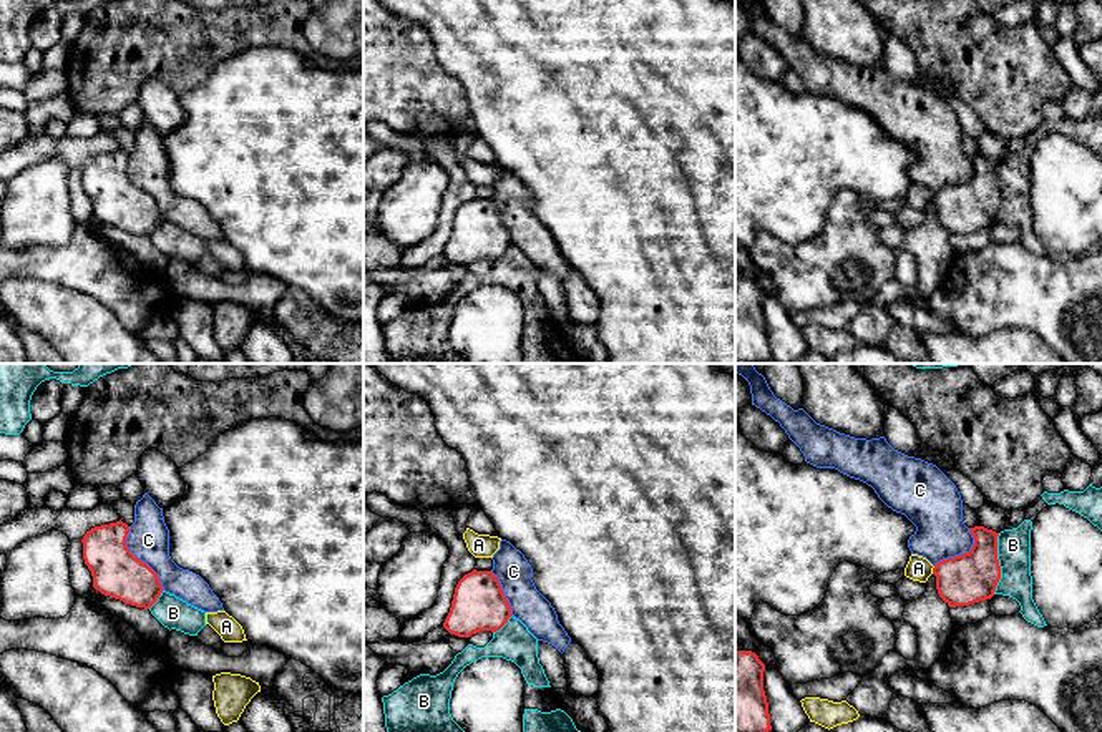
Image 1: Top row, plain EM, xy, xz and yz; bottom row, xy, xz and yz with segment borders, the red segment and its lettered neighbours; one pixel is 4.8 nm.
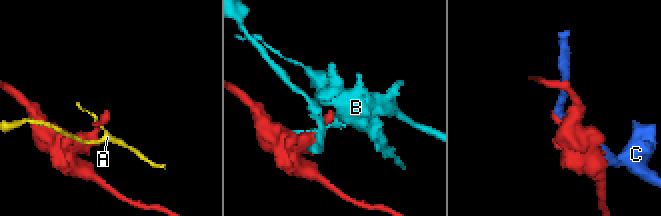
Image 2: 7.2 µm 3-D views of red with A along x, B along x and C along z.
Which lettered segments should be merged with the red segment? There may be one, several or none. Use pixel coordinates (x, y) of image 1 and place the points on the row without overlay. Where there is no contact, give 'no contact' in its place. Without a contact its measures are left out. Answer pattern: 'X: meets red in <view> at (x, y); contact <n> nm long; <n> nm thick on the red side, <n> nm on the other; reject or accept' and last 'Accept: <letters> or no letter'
A: meets red in yz at (933, 198); contact 40 nm long; 240 nm thick on the red side, 120 nm on the other; reject
B: meets red in yz at (998, 191); contact 300 nm long; 240 nm thick on the red side, 160 nm on the other; reject
C: meets red in xy at (140, 188); contact 360 nm long; 240 nm thick on the red side, 200 nm on the other; reject
Accept: no letter

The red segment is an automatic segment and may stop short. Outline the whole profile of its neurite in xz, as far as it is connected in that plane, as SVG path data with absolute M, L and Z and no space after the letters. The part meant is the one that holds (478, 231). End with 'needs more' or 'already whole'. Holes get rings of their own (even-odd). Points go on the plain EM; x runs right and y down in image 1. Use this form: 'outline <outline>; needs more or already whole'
outline M473 198L458 209L443 256L470 266L480 259L500 259L511 244L498 206L491 199Z; already whole

